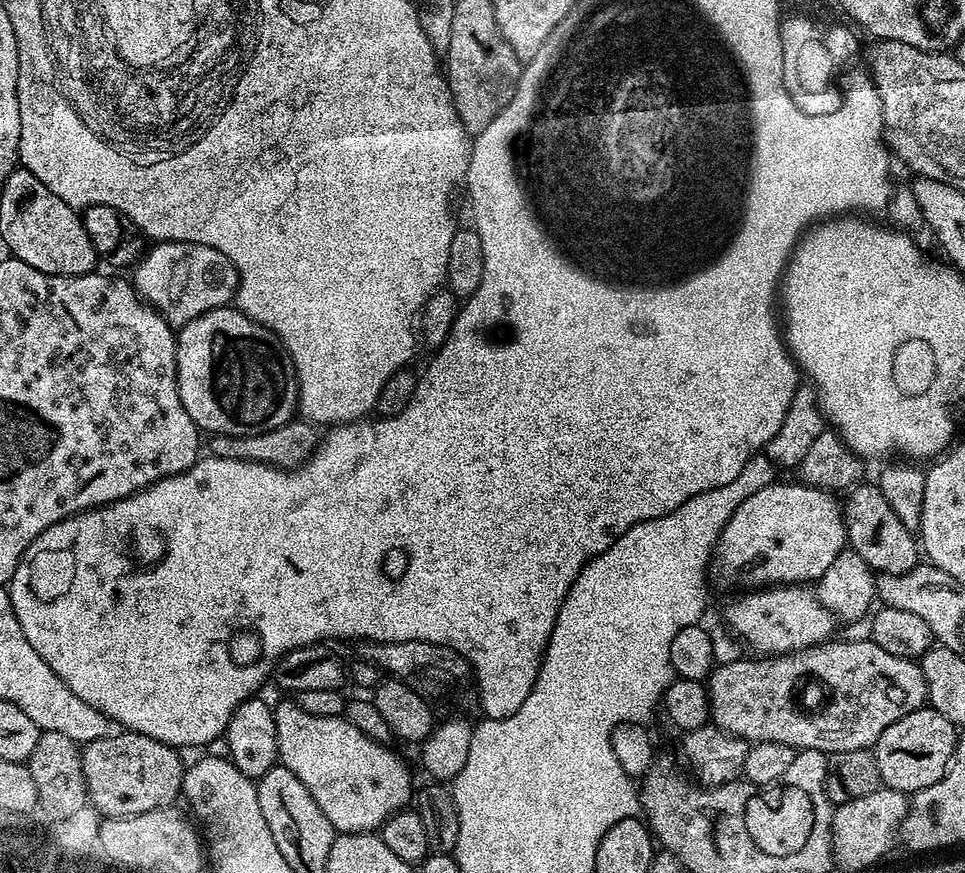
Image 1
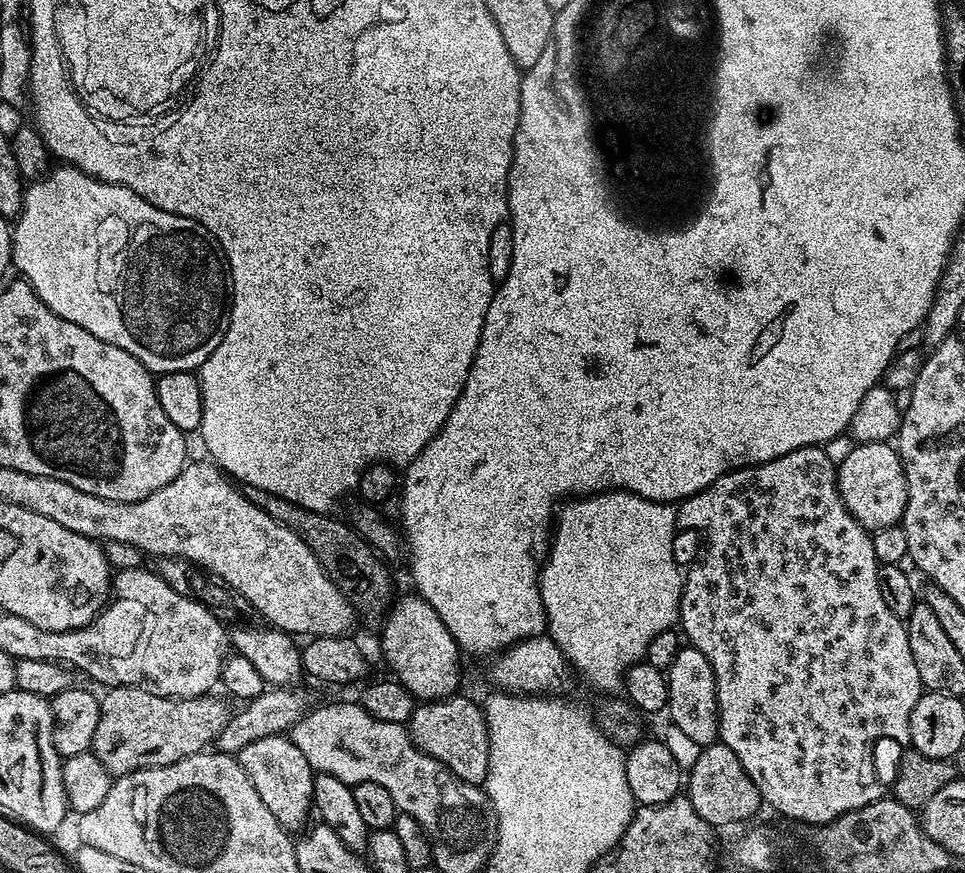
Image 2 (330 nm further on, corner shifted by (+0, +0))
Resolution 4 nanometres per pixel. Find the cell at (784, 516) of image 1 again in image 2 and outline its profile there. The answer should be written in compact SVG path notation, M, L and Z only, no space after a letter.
M891 443L887 444L856 444L844 456L844 461L839 461L836 469L836 485L840 491L842 502L846 510L869 533L881 532L884 528L895 528L903 521L906 502L908 501L908 487L906 474L900 461L899 451Z

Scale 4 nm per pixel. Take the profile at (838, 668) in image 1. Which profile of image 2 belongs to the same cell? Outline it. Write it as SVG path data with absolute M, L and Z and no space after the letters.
M682 646L674 658L672 665L666 673L668 678L668 707L666 716L672 719L672 724L695 746L707 746L717 743L720 734L718 722L718 698L716 697L716 683L714 682L714 670L710 662L706 662L706 654L702 650L691 646Z

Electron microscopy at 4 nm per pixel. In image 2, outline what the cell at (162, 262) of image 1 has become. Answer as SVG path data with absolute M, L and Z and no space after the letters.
M71 166L56 167L42 179L31 181L24 189L20 214L15 217L12 229L12 263L15 271L20 271L17 273L32 285L38 298L42 298L42 302L46 302L46 306L54 310L54 314L66 318L66 322L74 322L74 326L82 326L82 330L90 330L94 338L102 338L102 342L110 342L126 350L126 354L138 358L138 362L145 364L149 372L163 374L198 370L202 362L206 362L206 358L210 358L210 354L218 350L218 342L222 342L228 329L228 310L232 307L232 281L220 243L208 233L206 226L185 216L158 210L158 206L146 202L126 186L95 180L93 176L88 176Z

